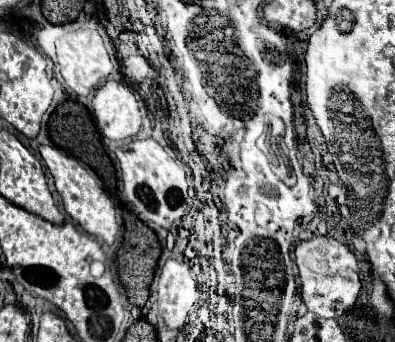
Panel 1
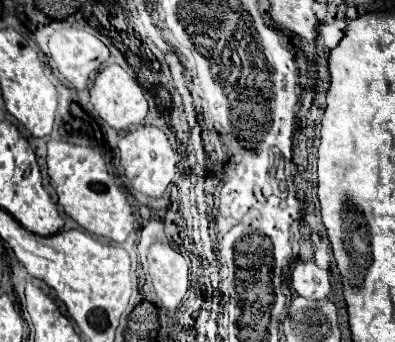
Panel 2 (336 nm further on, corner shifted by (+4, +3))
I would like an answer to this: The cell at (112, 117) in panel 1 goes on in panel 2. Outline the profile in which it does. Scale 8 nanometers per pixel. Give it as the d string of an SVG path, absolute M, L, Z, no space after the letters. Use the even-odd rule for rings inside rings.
M118 64L106 66L98 74L98 78L94 80L94 86L90 90L90 96L92 96L92 106L100 114L100 118L116 130L128 130L130 126L142 124L146 118L148 104L144 98L144 88L138 84L138 80L128 70L124 70Z

